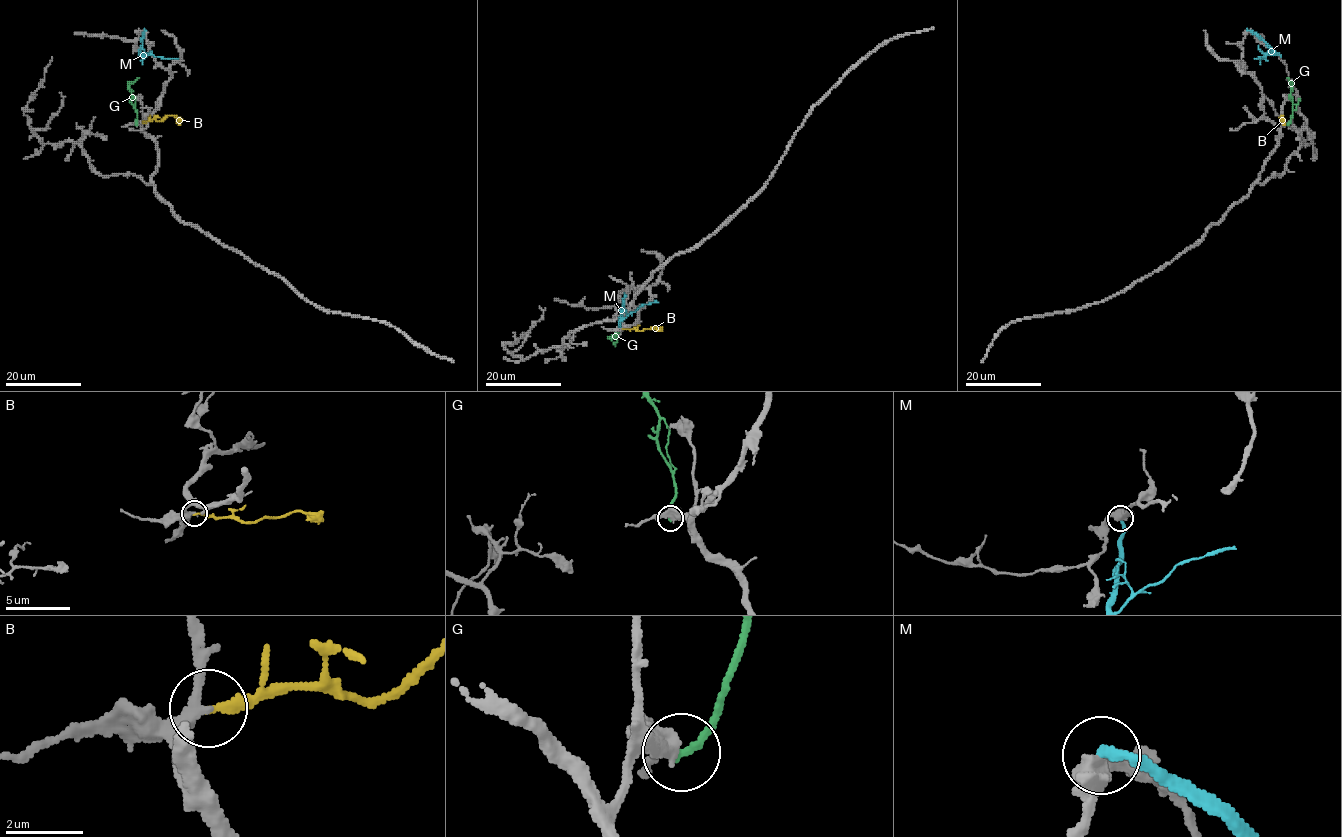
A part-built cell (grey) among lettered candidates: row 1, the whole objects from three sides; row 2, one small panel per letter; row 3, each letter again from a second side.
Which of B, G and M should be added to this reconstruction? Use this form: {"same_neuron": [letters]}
{"same_neuron": ["B"]}

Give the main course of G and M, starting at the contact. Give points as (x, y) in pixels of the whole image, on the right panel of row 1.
G: (1286, 124), (1293, 112), (1287, 77)
M: (1246, 30), (1255, 33), (1274, 52), (1256, 59)

